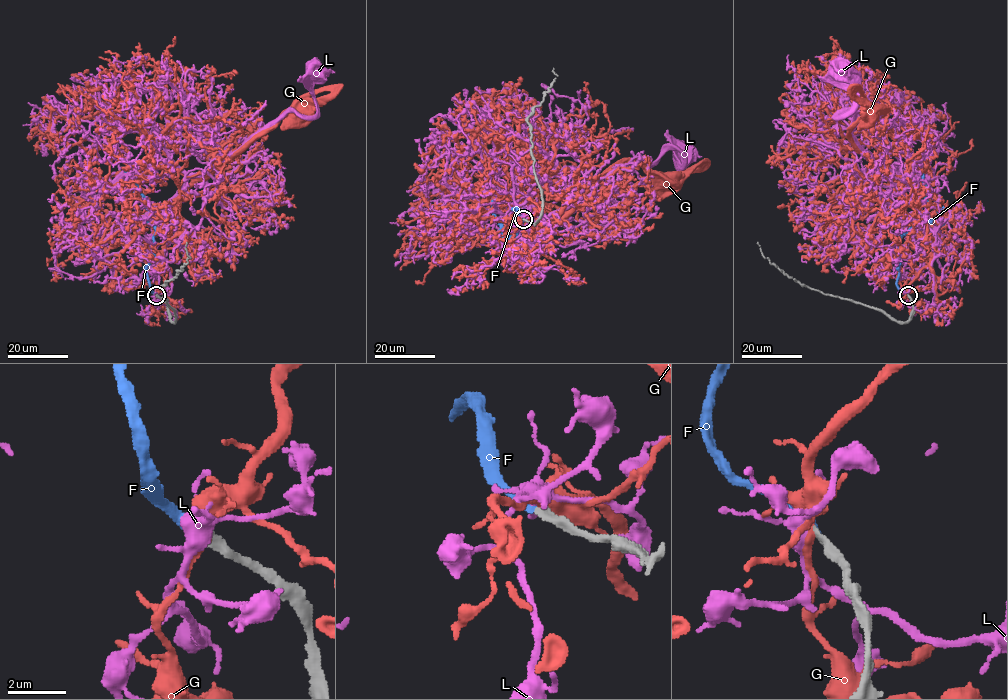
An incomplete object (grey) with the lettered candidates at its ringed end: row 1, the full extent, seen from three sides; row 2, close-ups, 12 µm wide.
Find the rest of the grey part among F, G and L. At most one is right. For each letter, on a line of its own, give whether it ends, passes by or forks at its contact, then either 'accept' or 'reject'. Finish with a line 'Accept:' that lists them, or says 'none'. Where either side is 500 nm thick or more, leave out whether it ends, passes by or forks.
F: it ends | accept
G: it passes by | reject
L: it forks | reject
Accept: F

